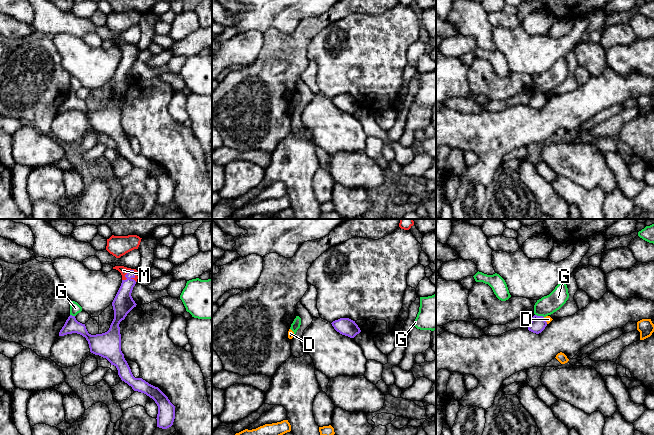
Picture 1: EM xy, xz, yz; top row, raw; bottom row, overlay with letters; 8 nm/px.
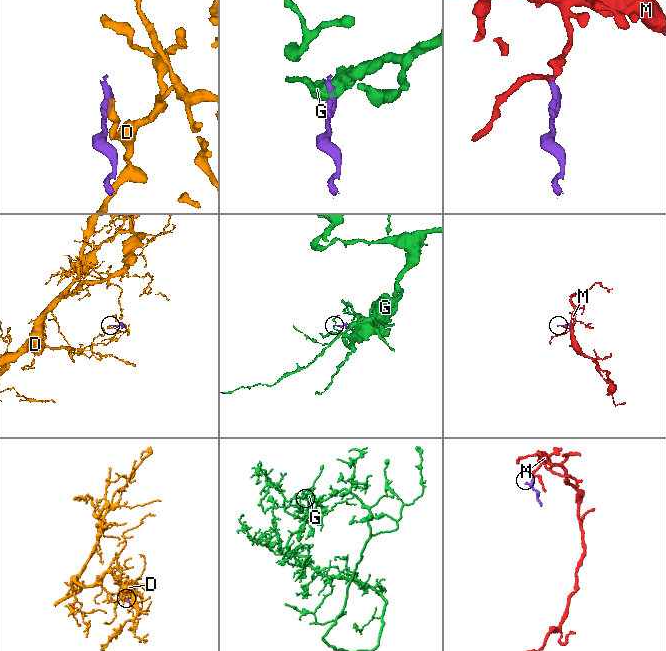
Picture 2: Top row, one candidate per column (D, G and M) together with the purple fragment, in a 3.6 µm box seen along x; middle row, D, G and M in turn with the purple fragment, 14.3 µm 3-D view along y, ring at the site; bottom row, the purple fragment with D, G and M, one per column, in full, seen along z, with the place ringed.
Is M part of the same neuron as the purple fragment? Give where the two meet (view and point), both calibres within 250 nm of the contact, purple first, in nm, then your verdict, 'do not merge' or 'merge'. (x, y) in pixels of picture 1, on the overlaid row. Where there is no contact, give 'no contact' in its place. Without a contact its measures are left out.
xy (126, 274) | 170/70 nm | do not merge

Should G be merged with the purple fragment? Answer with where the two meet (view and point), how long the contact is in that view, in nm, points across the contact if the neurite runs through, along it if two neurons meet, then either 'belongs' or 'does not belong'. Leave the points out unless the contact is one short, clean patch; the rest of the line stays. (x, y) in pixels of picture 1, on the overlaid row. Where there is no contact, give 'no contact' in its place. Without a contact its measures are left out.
meets purple in yz at (539, 316); contact 80 nm long; border along yz (535, 314), (543, 317); does not belong

